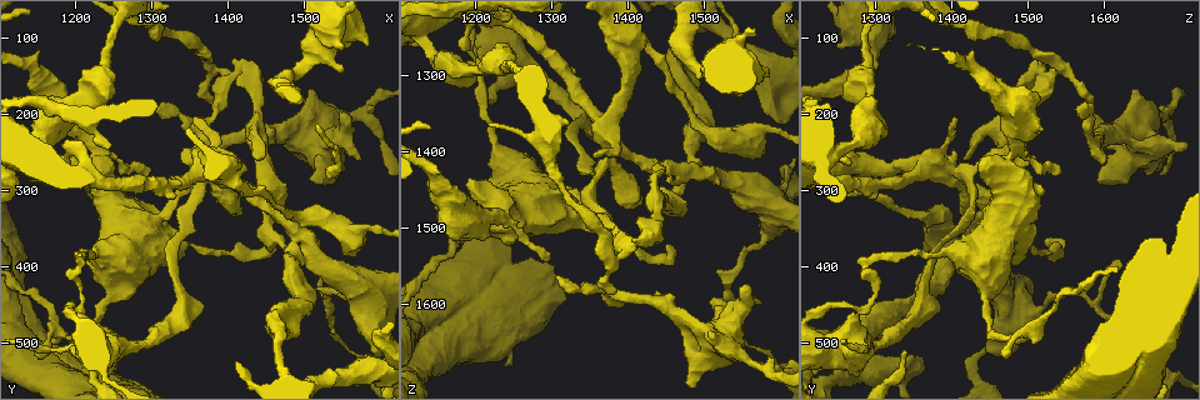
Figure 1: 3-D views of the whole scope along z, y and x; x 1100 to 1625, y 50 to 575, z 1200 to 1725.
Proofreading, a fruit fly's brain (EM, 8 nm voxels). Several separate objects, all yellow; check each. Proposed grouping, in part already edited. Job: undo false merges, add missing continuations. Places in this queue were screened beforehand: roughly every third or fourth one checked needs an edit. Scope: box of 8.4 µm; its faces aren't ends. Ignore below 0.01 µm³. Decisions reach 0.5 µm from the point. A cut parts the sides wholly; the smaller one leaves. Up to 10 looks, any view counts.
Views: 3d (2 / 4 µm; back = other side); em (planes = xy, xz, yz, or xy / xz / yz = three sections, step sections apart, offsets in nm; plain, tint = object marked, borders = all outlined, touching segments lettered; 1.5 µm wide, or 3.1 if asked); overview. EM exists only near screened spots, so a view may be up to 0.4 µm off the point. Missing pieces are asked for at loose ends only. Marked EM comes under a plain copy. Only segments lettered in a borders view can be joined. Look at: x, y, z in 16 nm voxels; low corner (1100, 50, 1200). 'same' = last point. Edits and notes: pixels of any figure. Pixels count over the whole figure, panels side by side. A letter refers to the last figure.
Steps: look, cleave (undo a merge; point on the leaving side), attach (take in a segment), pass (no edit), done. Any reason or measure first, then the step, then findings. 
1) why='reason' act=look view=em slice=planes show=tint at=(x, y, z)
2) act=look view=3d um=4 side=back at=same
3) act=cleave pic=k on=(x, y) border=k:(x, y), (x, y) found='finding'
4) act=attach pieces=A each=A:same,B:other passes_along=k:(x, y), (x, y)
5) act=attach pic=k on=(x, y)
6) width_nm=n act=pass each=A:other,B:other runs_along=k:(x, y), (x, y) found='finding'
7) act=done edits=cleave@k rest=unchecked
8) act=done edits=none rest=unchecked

why='branch stops here' act=look view=3d um=2 at=(1385, 270, 1605)

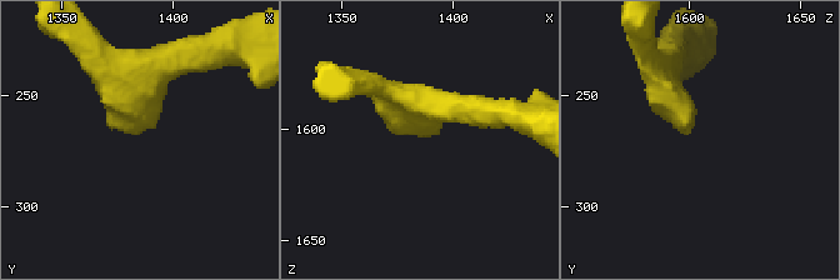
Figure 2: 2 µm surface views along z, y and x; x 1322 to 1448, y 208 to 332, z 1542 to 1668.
act=look view=em slice=yz step=4 show=borders at=(1384, 267, 1601)

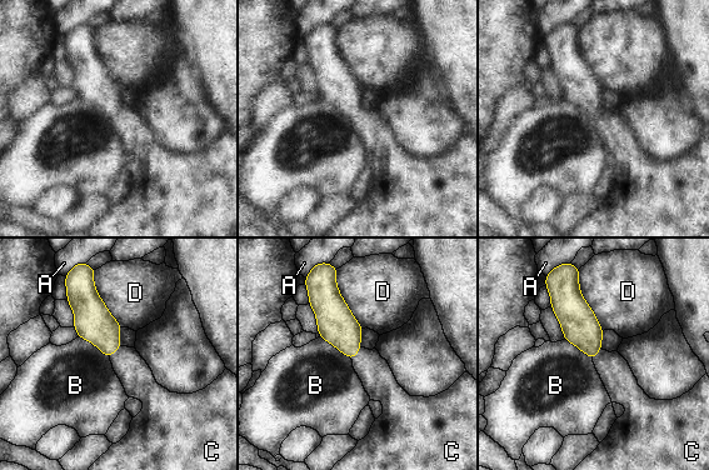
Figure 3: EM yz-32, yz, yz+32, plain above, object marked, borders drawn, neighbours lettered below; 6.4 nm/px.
act=attach pieces=C each=A:other,B:other,C:same,D:other passes_along=3:(336, 325), (357, 354), (374, 371) found='it goes on there'

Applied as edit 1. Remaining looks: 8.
act=look view=3d um=2 at=(1290, 275, 1540)

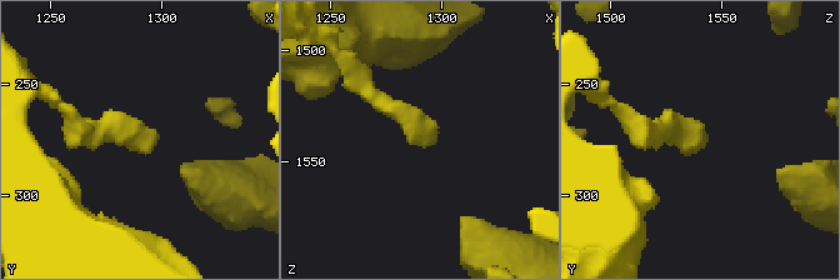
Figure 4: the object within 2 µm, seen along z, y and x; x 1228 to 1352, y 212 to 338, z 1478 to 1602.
act=look view=em slice=planes show=borders at=(1294, 277, 1544)

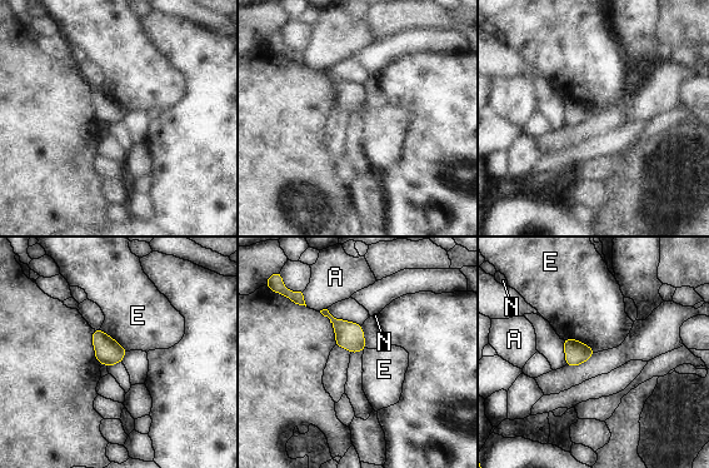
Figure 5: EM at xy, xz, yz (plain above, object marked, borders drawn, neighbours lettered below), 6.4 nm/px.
width_nm=140 act=pass each=A:other,E:other,N:other border=5:(563, 338), (575, 338), (595, 352) found='no lettered segment goes on from it'

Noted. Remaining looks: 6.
why='thin end' act=look view=3d um=4 at=(1145, 515, 1465)

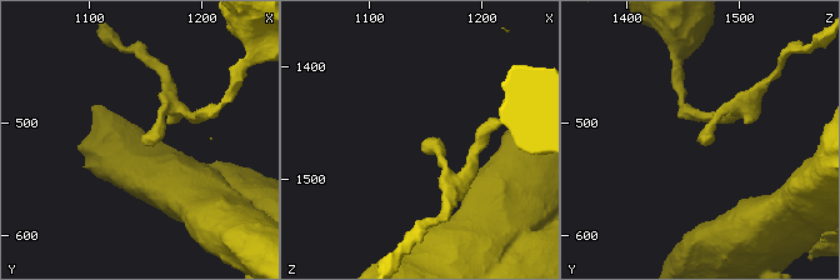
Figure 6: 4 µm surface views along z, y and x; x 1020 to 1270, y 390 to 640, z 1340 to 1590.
act=look view=em slice=planes show=borders at=(1144, 510, 1470)

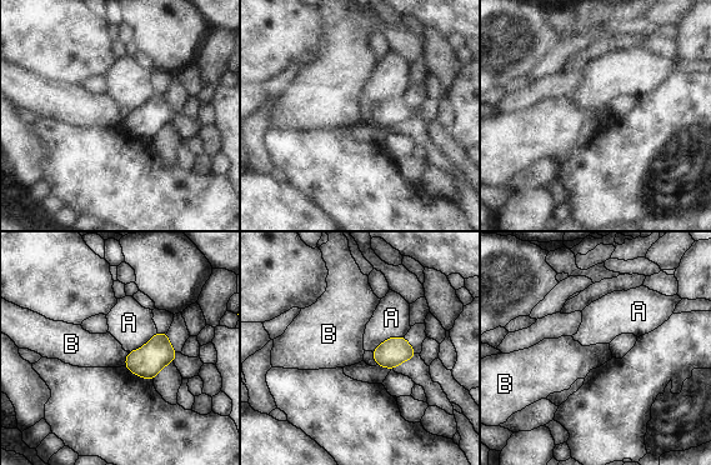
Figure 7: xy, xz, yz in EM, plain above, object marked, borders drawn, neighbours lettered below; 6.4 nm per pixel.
width_nm=140 act=pass each=A:other,B:other found='none of them fits'

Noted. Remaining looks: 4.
act=done edits=attach@3 rest=unchecked

